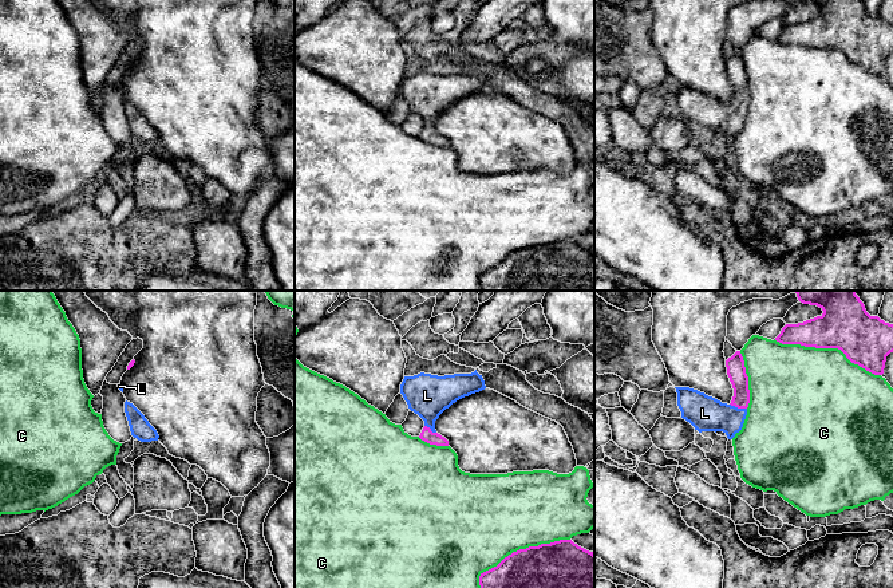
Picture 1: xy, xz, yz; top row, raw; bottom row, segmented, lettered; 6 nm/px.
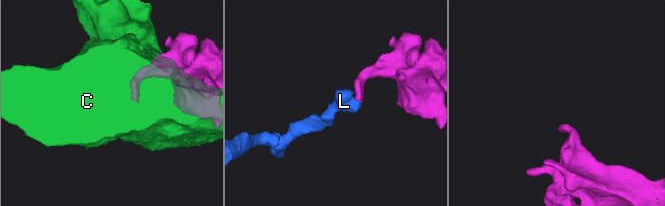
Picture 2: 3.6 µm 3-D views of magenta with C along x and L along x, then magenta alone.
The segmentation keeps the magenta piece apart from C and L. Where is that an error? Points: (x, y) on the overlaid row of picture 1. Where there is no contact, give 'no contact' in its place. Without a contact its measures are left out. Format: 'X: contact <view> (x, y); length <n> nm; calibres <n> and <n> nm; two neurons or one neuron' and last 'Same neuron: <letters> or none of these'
C: contact yz (828, 347); length 700 nm; calibres 300 and 480 nm; two neurons
L: contact yz (738, 407); length 110 nm; calibres 110 and 220 nm; one neuron
Same neuron: L

